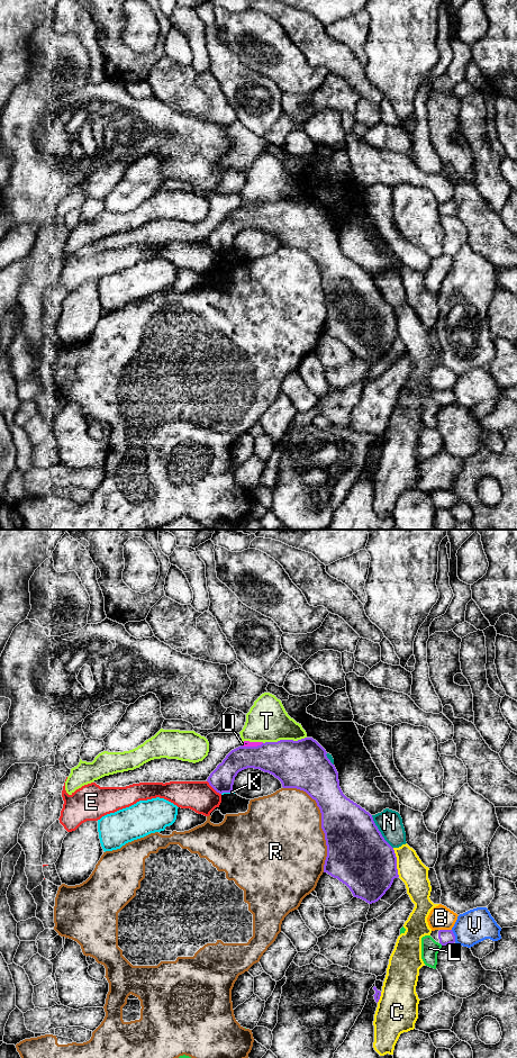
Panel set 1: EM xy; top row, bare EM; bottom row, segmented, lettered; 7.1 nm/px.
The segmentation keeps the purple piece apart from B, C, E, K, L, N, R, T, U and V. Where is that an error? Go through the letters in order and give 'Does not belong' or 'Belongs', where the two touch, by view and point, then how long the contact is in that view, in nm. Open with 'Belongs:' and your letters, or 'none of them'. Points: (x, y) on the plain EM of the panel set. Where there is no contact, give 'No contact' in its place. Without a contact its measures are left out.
Belongs: none of them
B: Does not belong. Touches purple at xy (445, 390). Shared border 90 nm
C: Does not belong. Touches purple at xy (396, 323). Shared border 220 nm
E: Does not belong. Touches purple at xy (214, 249). Shared border 140 nm
K: Does not belong. Touches purple at xy (226, 252). Shared border 90 nm
L: Does not belong. Touches purple at xy (441, 404). Shared border 30 nm
N: Does not belong. Touches purple at xy (380, 292). Shared border 280 nm
R: Does not belong. Touches purple at xy (322, 281). Shared border 650 nm
T: Does not belong. Touches purple at xy (284, 200). Shared border 320 nm
U: Does not belong. Touches purple at xy (252, 207). Shared border 150 nm
V: Does not belong. Touches purple at xy (454, 396). Shared border 90 nm

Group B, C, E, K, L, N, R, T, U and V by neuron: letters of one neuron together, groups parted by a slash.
B / C T / E / K / L / N U / R / V

